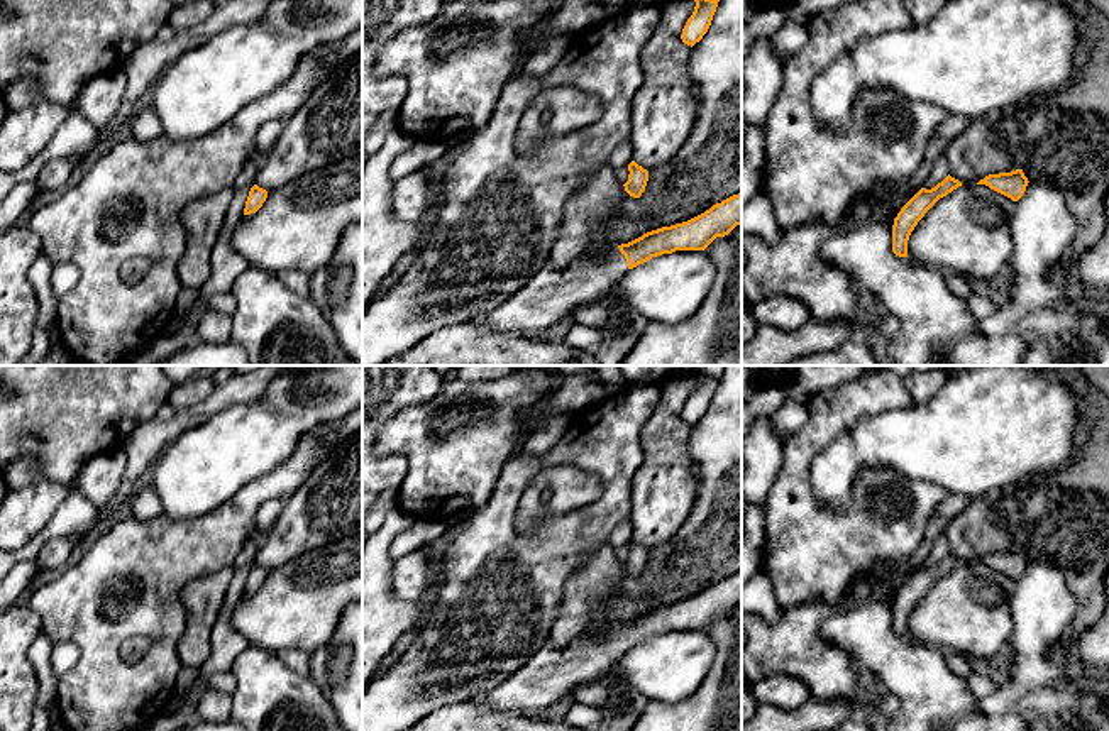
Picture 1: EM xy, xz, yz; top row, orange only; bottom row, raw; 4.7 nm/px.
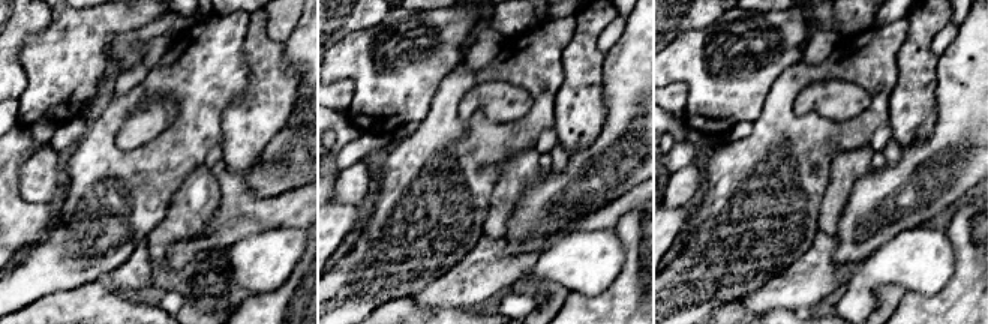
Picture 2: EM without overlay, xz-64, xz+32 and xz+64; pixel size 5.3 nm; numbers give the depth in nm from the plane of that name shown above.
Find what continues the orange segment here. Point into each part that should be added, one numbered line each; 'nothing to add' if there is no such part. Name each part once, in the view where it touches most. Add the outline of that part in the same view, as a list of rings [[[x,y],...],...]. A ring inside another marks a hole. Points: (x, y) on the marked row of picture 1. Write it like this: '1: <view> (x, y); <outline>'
1: xz (551, 295); [[[618,247],[582,257],[566,271],[547,261],[523,288],[484,316],[484,327],[491,332],[538,337],[576,310],[608,296],[626,272],[628,262]]]

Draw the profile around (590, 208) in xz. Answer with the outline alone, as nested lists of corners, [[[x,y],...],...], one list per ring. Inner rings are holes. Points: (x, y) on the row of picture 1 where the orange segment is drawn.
[[[610,164],[594,171],[566,201],[559,235],[550,250],[550,262],[555,269],[566,271],[572,267],[594,244],[596,234],[608,225],[611,215],[618,210],[625,198],[625,186],[615,178]]]

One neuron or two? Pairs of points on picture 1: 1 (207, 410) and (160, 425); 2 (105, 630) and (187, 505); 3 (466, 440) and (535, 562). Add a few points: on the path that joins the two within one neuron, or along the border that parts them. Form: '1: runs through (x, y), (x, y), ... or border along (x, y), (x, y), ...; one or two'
1: runs through (195, 415), (171, 422); one
2: border along (217, 508), (195, 518), (168, 518), (165, 515); two
3: border along (513, 452), (505, 462), (491, 494), (476, 510); two

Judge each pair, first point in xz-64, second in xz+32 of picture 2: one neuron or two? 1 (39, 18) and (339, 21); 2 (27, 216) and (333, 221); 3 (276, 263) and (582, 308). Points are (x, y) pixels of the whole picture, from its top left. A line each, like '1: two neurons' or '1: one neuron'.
1: one neuron
2: one neuron
3: two neurons

